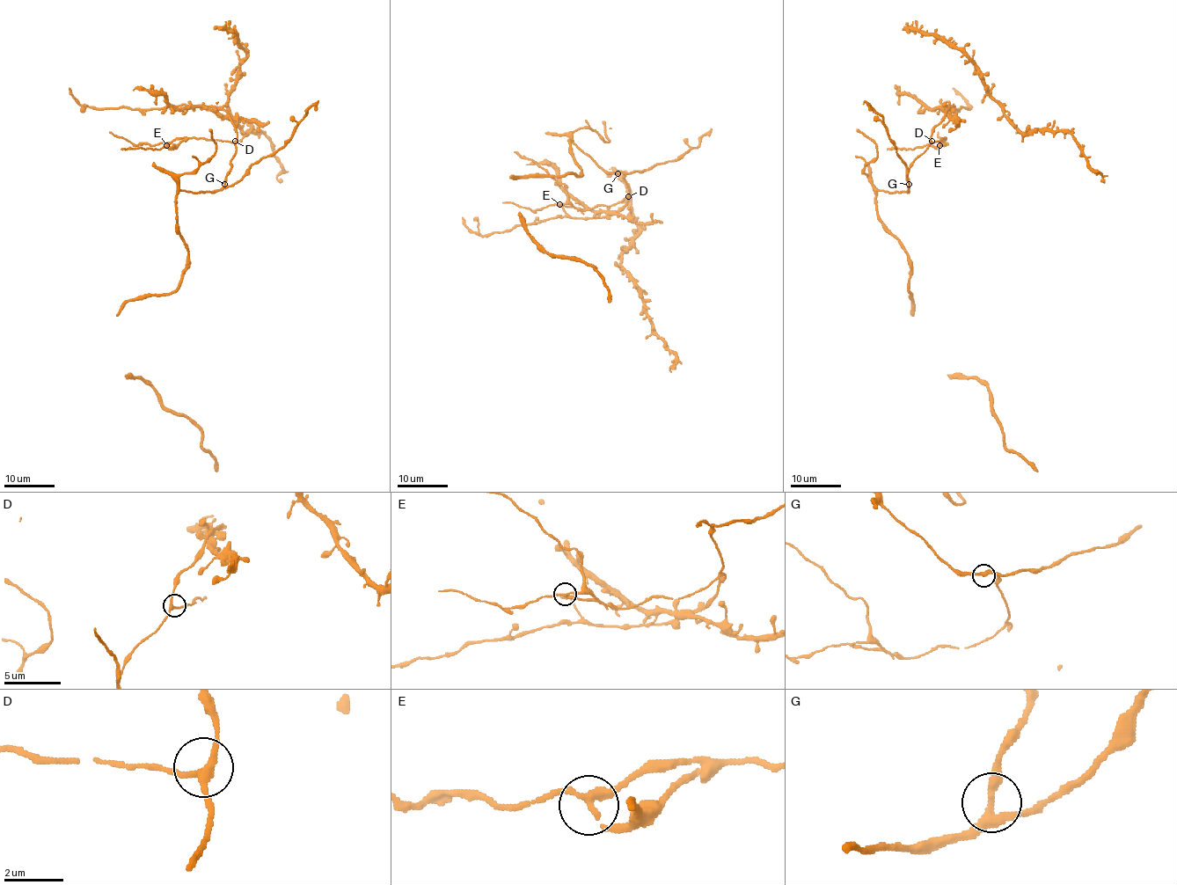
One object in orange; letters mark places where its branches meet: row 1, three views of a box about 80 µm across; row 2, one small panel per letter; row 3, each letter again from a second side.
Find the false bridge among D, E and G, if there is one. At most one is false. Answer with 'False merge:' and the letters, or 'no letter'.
False merge: E

